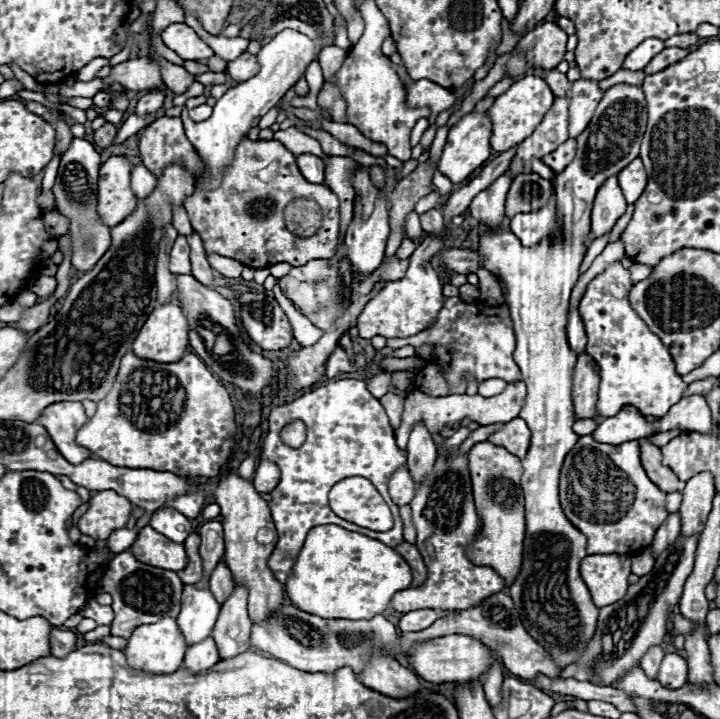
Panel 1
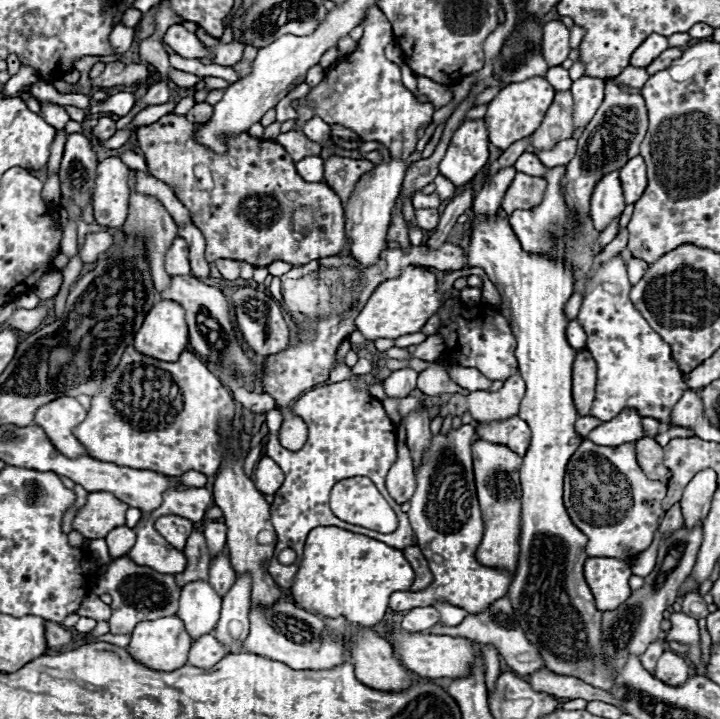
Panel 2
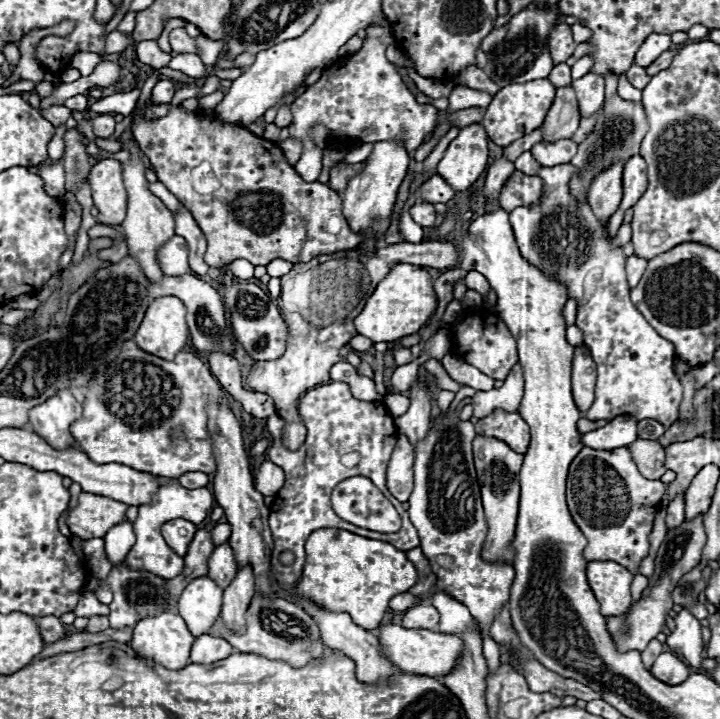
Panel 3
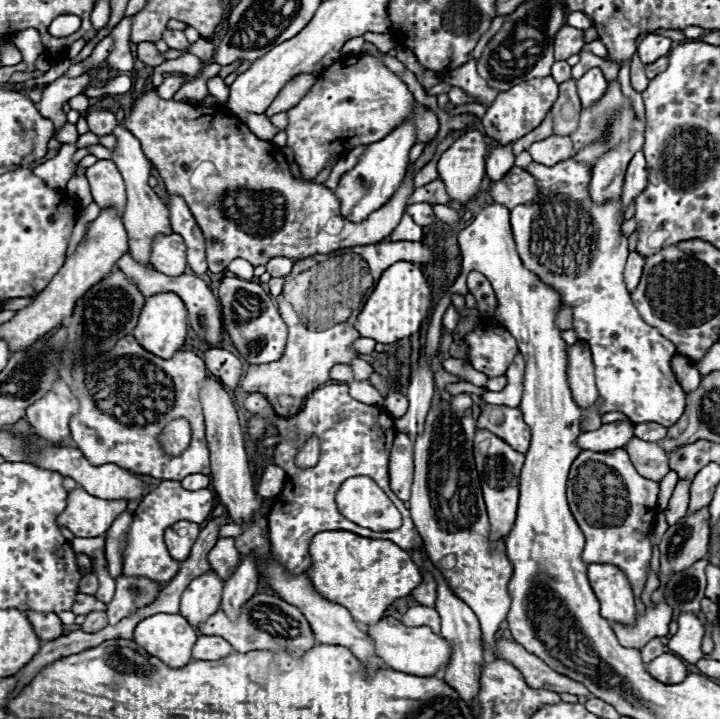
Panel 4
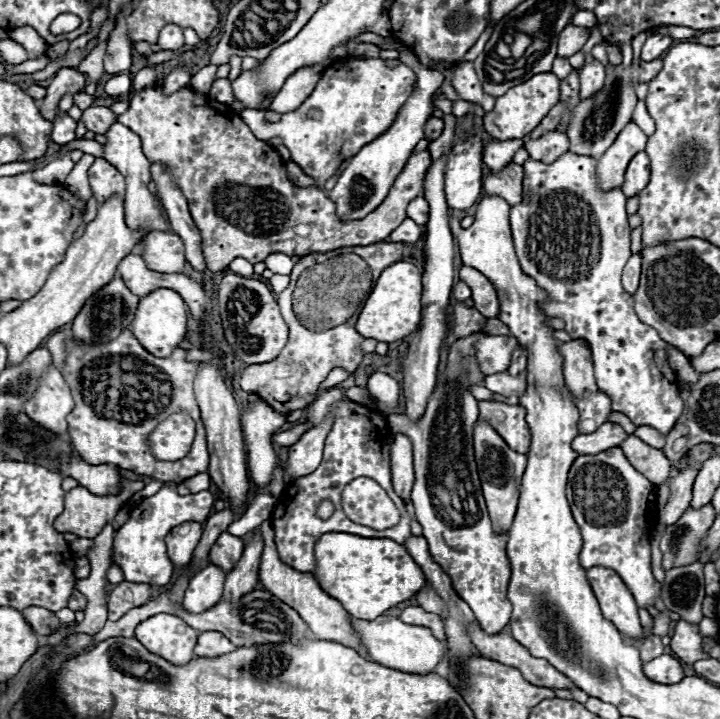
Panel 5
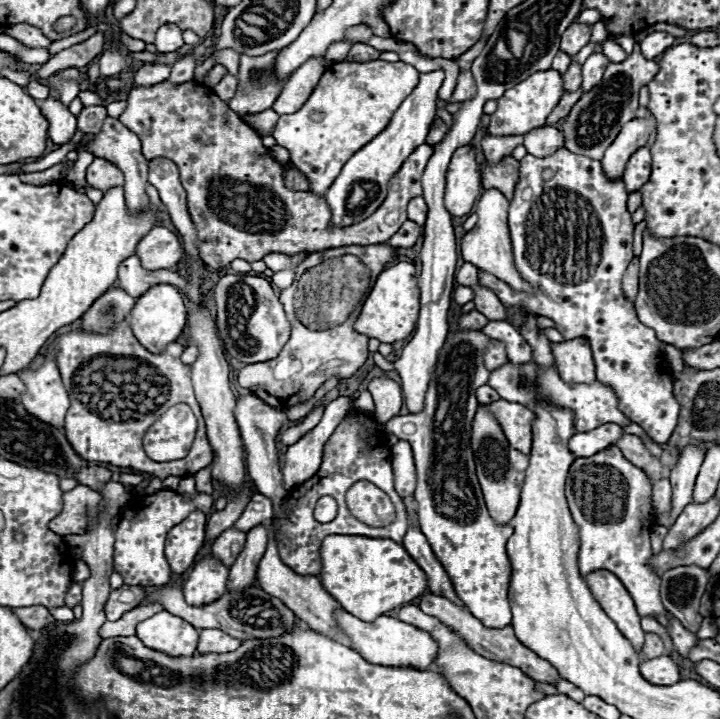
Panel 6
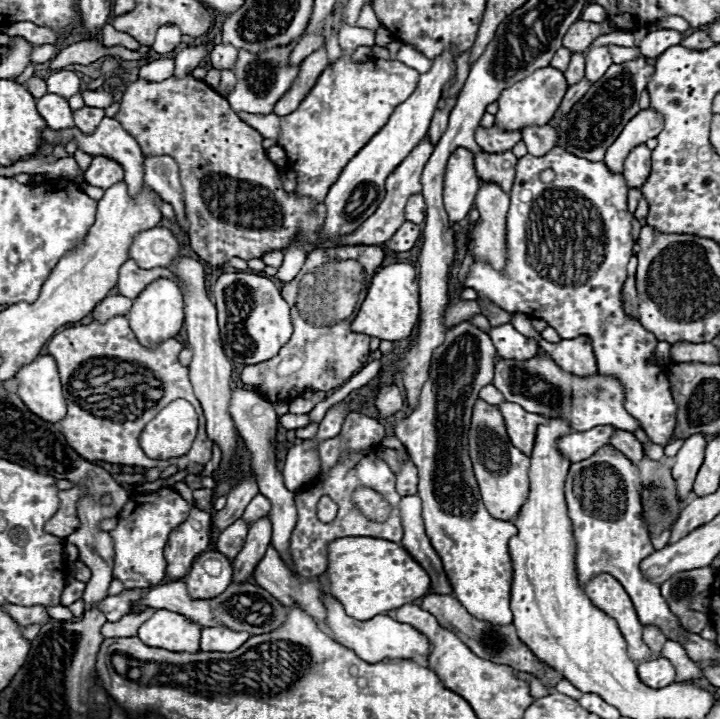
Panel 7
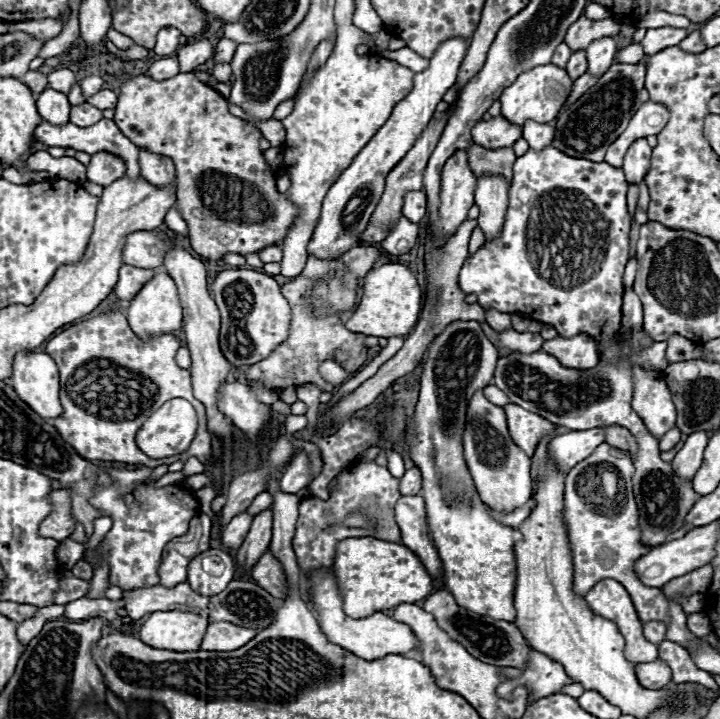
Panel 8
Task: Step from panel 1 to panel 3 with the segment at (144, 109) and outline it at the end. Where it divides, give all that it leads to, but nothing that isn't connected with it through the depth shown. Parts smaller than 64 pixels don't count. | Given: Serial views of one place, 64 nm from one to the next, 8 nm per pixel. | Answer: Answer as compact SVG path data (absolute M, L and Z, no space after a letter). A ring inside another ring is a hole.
M170 78L168 80L160 80L152 90L152 100L158 102L158 104L162 104L162 102L168 104L172 100L174 92L176 92L176 82L174 80L170 80Z

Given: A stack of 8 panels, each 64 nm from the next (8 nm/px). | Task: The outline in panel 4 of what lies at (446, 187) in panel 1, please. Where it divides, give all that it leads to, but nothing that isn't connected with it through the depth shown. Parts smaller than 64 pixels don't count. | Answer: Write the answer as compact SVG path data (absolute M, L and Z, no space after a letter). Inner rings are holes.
M432 180L430 184L419 187L410 196L410 202L408 204L412 204L412 202L440 202L440 204L448 204L450 198L448 198L448 194L444 190L444 184L440 180L436 180L436 182ZM404 214L402 222L396 226L396 230L390 234L390 238L396 242L396 240L406 240L406 242L420 242L422 240L422 228L416 226L412 222L412 218L408 218L408 214Z

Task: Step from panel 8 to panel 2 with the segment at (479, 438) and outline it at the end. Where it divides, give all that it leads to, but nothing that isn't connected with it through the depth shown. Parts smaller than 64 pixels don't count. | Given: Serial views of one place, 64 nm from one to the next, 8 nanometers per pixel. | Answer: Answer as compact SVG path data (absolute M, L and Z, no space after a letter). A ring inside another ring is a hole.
M476 440L472 444L474 456L474 476L476 476L476 490L480 500L480 510L484 518L484 538L476 550L476 560L484 566L504 568L508 572L516 570L518 562L518 536L520 536L520 480L518 470L522 464L522 456L514 454L504 444L494 444L486 440Z

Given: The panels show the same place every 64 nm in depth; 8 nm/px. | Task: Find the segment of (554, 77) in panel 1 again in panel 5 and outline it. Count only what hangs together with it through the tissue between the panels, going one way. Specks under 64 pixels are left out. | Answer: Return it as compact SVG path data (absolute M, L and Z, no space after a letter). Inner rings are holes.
M556 58L556 60L554 60L554 66L552 66L552 72L554 72L560 80L566 78L566 76L572 72L572 66L570 66L568 58Z

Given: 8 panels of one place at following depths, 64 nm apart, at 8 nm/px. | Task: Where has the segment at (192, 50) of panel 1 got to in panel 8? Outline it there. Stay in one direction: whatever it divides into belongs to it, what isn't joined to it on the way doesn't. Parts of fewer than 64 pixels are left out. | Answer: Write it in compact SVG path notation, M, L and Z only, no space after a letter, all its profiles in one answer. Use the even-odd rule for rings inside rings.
M168 26L168 28L162 28L158 32L158 42L156 42L156 48L154 52L160 54L160 56L170 56L176 52L178 48L178 36L180 36L180 30Z

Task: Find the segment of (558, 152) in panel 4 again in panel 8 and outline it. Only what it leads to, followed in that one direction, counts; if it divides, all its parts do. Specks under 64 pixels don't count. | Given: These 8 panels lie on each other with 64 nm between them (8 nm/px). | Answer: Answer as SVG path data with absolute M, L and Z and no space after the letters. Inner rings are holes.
M528 120L528 122L524 124L524 138L528 140L530 148L542 150L544 146L550 146L550 144L552 144L554 128L548 126L548 124L538 124L538 122Z

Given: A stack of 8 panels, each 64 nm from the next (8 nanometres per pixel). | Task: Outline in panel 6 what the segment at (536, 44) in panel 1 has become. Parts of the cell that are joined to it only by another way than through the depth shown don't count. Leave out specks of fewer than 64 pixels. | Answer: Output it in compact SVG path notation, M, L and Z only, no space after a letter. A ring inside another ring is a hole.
M572 24L564 34L562 34L562 42L560 42L560 50L564 50L570 56L576 56L588 42L592 36L592 26L590 24Z

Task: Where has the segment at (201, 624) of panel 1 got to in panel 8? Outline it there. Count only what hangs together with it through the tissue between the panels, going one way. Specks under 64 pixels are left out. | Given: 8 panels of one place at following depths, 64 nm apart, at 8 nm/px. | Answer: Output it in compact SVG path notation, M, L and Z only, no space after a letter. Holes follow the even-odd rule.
M210 548L210 550L198 554L190 562L190 566L188 566L188 584L192 586L192 590L196 590L200 594L220 594L220 590L226 590L228 582L234 580L234 572L236 572L234 558L224 550ZM208 562L218 562L218 566L222 570L210 572L206 568Z

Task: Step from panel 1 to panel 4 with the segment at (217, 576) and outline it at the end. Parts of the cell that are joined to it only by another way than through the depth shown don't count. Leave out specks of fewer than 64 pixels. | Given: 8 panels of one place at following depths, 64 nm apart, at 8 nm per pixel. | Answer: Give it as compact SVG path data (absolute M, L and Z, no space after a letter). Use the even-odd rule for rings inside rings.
M220 538L210 550L208 560L210 568L216 570L222 580L228 580L232 576L232 570L236 570L236 566L240 564L240 552L236 548L234 538Z

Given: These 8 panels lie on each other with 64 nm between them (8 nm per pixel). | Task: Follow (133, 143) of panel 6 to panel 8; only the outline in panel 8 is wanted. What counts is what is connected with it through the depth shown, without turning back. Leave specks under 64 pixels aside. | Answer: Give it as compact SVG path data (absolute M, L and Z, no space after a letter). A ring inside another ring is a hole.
M42 120L42 122L36 126L36 130L34 130L32 136L34 136L36 142L46 144L48 148L50 148L50 146L60 146L60 148L74 148L74 150L78 150L78 152L88 152L88 154L96 154L96 152L100 152L100 150L108 150L110 154L120 154L120 158L124 158L124 162L126 162L126 166L128 166L126 176L128 176L128 178L140 178L140 166L138 166L138 152L140 152L140 148L134 146L134 144L118 130L118 126L116 126L112 120L100 120L100 122L96 122L96 124L92 124L92 126L86 126L86 128L74 126L74 124L70 124L70 122L56 126L56 124L50 124L50 122Z

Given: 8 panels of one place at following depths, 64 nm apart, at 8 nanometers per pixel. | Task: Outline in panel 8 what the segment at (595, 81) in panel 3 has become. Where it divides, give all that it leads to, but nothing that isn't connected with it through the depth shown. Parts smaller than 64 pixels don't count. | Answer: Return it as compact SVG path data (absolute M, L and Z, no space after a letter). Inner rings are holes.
M604 36L604 38L594 40L594 42L586 48L588 72L594 74L594 76L604 74L604 72L610 68L616 50L618 50L618 46L616 46L616 42L614 42L612 36Z

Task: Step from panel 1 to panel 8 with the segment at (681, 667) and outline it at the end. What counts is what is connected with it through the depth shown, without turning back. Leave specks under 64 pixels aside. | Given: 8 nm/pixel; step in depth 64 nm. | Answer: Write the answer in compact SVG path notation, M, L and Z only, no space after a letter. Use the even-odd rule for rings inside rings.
M656 660L656 662L644 662L636 664L636 678L644 688L650 690L660 690L672 680L672 672L666 662Z

